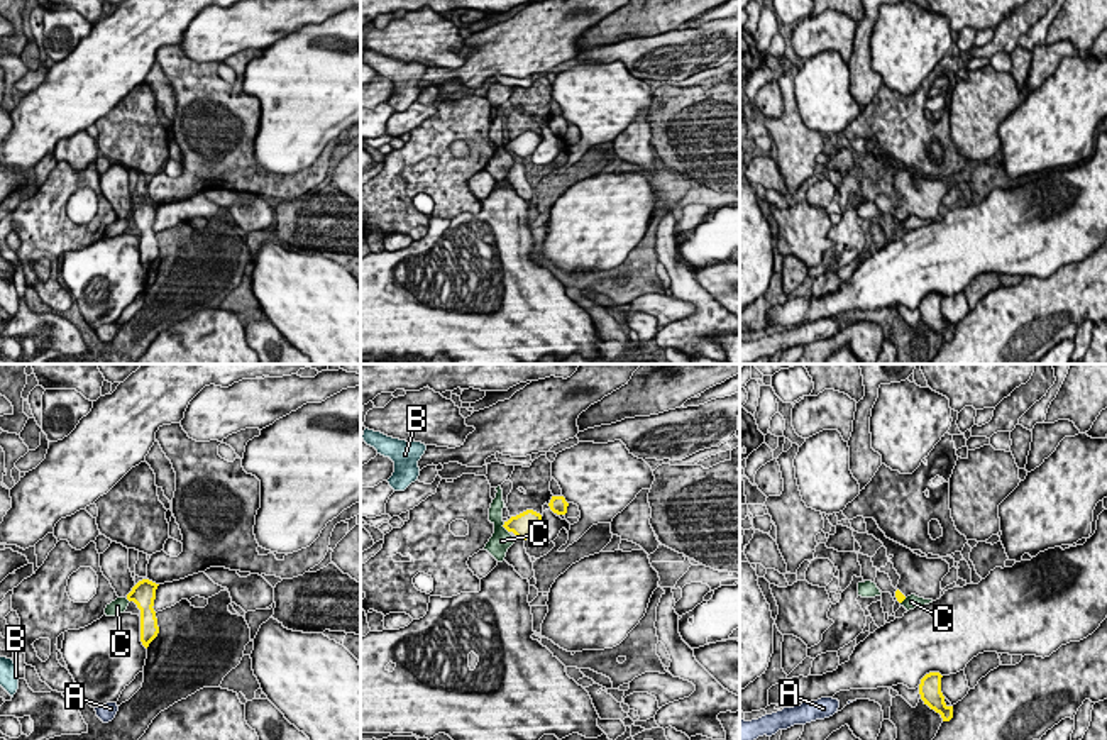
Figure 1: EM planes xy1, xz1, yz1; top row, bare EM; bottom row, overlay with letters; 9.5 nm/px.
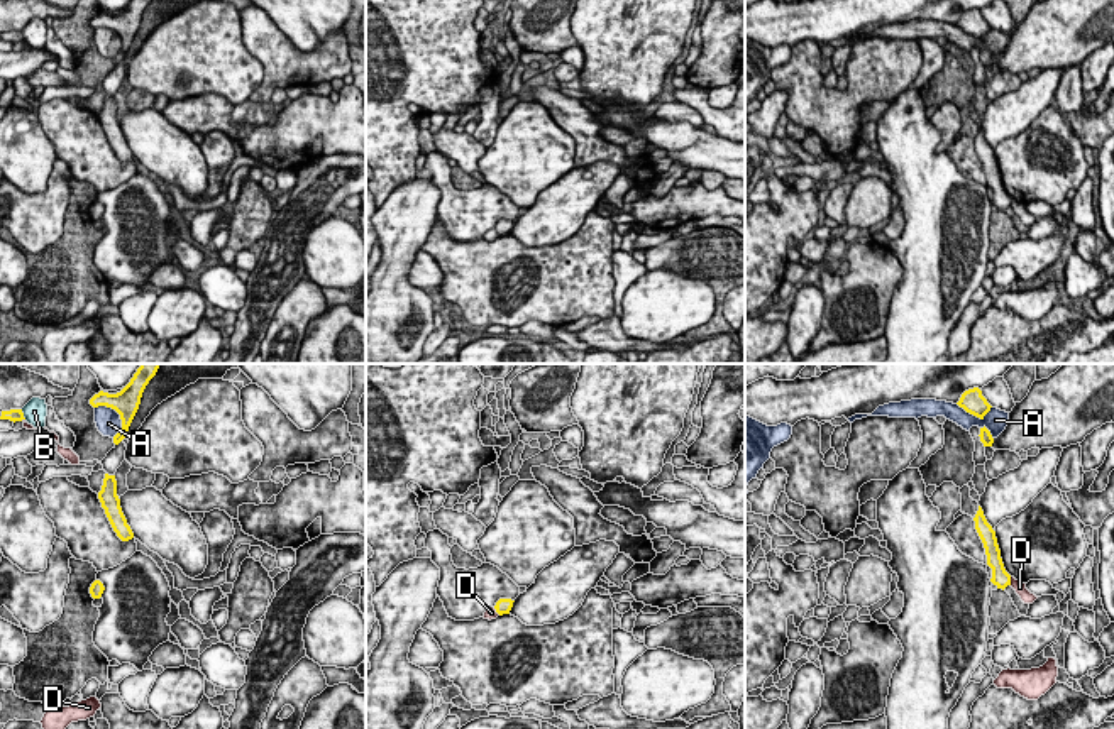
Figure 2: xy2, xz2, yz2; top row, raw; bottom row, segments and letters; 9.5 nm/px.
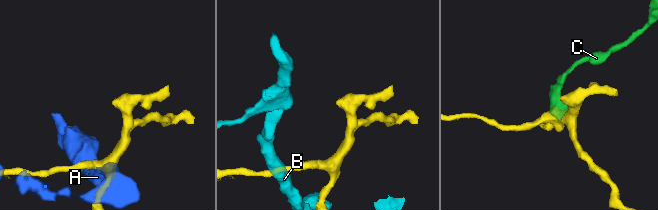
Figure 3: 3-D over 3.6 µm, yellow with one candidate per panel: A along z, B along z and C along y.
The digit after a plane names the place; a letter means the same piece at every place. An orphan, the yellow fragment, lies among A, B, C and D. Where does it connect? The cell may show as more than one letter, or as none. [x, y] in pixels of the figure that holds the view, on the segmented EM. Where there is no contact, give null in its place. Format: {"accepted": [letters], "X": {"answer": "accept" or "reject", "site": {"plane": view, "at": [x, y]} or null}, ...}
{"accepted": [], "A": {"answer": "reject", "site": {"plane": "xy2", "at": [119, 413]}}, "B": {"answer": "reject", "site": {"plane": "xy2", "at": [22, 415]}}, "C": {"answer": "reject", "site": {"plane": "xz1", "at": [503, 525]}}, "D": {"answer": "reject", "site": {"plane": "yz2", "at": [1009, 581]}}}

